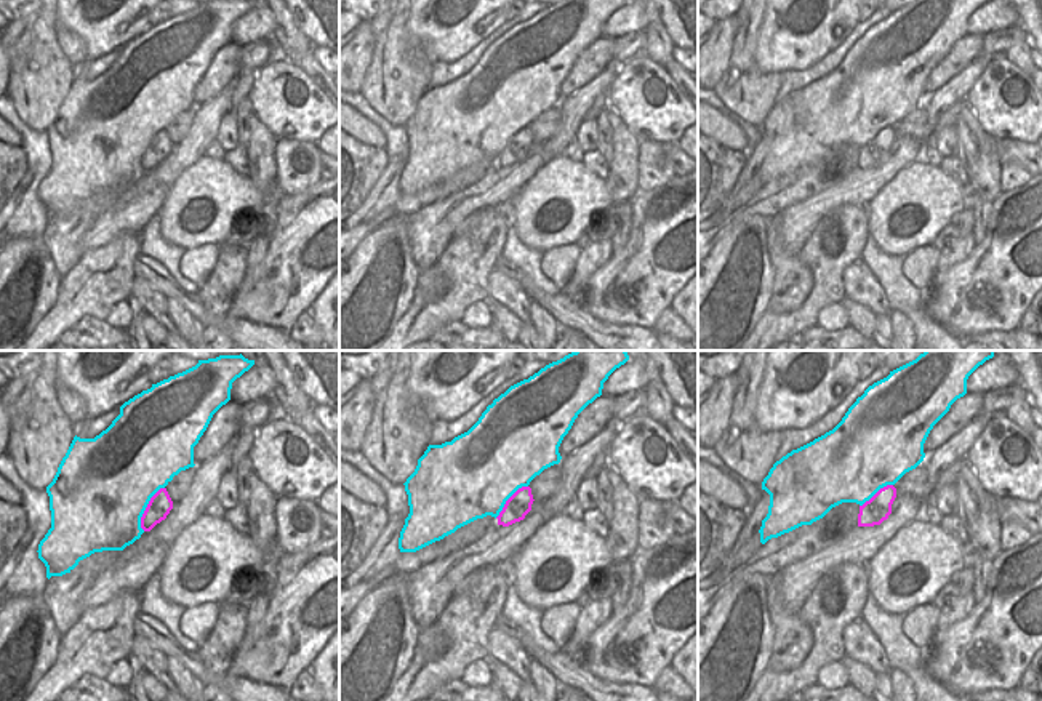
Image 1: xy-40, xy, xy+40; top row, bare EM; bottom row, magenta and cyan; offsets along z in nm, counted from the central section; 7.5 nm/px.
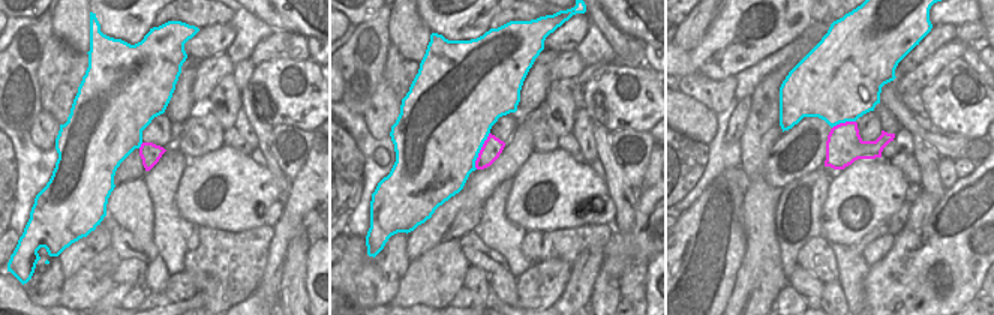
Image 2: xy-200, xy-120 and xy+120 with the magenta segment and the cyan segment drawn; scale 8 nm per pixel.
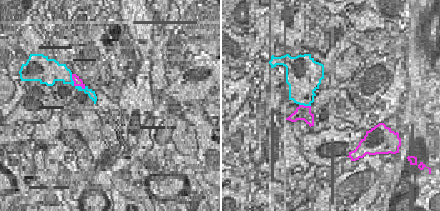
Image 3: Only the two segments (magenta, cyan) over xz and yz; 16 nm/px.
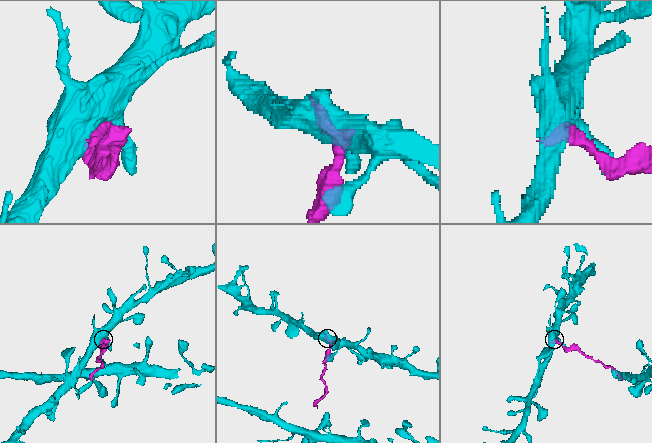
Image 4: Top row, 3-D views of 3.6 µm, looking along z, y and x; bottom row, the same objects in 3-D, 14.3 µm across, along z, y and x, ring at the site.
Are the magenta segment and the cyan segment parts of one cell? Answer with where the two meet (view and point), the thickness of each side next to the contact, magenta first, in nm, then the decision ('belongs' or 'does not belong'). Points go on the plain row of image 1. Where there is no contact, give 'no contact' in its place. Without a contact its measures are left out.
meets magenta in xy-40 at (146, 149); 170 nm thick on the magenta side, 500 nm on the other; does not belong

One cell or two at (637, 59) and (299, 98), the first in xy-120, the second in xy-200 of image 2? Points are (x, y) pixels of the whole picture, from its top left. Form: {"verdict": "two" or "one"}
{"verdict": "two"}

